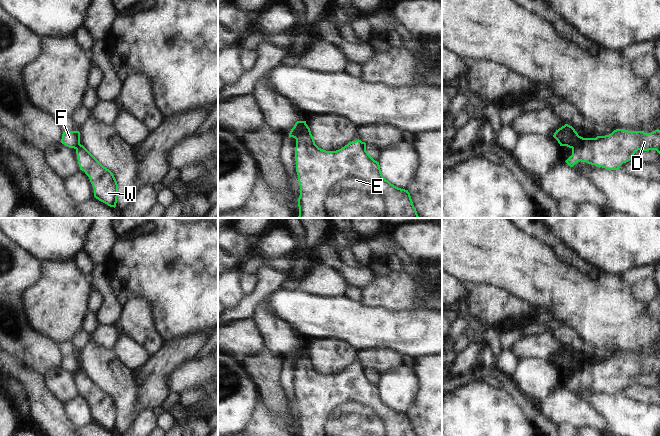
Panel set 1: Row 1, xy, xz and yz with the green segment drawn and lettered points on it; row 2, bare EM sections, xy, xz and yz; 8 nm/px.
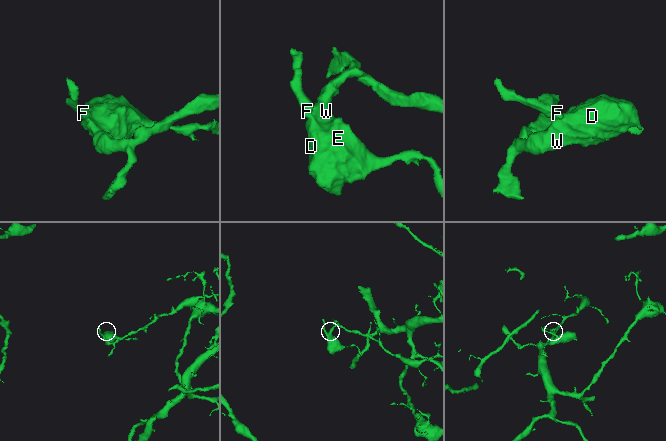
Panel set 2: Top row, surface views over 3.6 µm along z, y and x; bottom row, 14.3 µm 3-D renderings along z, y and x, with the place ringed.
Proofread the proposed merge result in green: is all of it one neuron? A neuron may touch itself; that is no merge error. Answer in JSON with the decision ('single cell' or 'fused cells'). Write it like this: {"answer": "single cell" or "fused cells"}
{"answer": "fused cells"}

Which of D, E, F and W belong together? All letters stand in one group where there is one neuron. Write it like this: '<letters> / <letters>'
D E W / F

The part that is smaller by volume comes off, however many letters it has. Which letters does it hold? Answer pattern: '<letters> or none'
F

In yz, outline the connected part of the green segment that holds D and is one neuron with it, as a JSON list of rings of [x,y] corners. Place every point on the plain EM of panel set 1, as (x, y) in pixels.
[[[616,353],[609,359],[585,362],[582,368],[572,372],[572,379],[565,386],[570,391],[581,385],[607,394],[619,394],[623,387],[635,384],[634,378],[638,374],[656,374],[660,378],[660,354],[657,353],[651,357],[645,357],[643,355]]]

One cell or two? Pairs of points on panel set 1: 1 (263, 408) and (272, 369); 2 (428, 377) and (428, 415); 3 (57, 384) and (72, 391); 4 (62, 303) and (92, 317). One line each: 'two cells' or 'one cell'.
1: two cells
2: one cell
3: one cell
4: two cells

